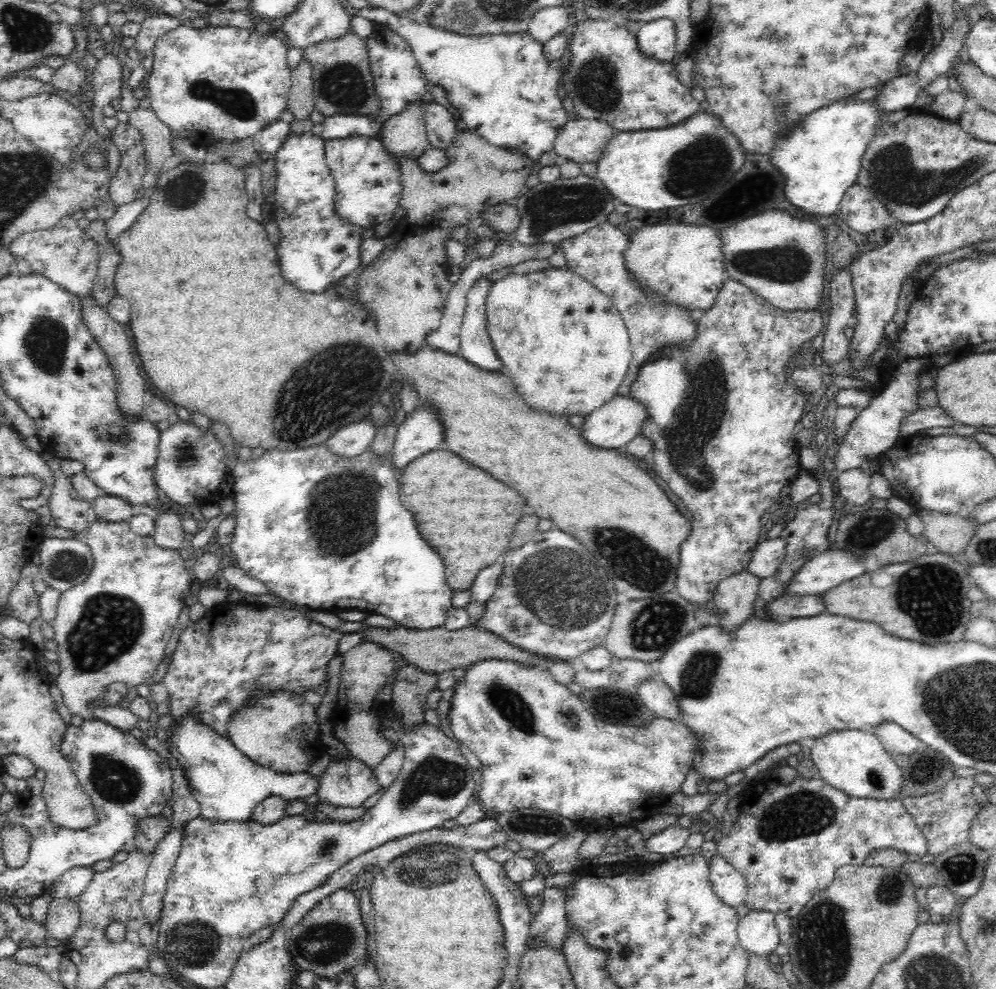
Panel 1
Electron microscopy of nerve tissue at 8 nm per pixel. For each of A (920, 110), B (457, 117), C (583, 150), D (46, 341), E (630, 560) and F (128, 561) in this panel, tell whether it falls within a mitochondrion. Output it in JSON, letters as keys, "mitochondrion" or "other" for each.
{"A":"other","B":"other","C":"other","D":"mitochondrion","E":"mitochondrion","F":"other"}

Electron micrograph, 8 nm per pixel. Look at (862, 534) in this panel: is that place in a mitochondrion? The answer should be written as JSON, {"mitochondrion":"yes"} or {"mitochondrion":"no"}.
{"mitochondrion":"yes"}

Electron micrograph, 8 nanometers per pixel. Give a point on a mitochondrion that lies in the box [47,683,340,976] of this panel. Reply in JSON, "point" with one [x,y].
{"point":[191,943]}

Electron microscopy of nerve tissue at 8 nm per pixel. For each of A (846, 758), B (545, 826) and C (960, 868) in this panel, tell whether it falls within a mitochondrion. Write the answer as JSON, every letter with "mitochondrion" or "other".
{"A":"other","B":"mitochondrion","C":"mitochondrion"}

